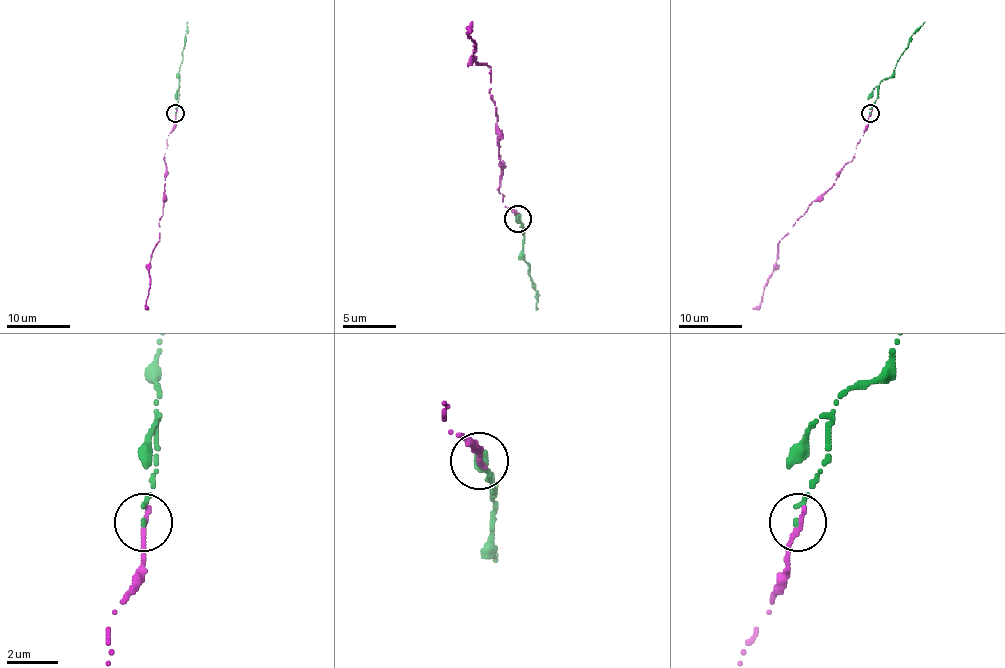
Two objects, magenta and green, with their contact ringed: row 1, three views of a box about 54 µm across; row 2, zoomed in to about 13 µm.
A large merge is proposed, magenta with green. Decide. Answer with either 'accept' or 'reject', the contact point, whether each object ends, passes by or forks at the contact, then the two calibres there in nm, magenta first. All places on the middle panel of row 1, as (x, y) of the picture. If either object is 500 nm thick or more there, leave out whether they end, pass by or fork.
accept; at (517, 218); magenta ends there; green ends there; 240 nm thick on the magenta side, 150 nm on the other

